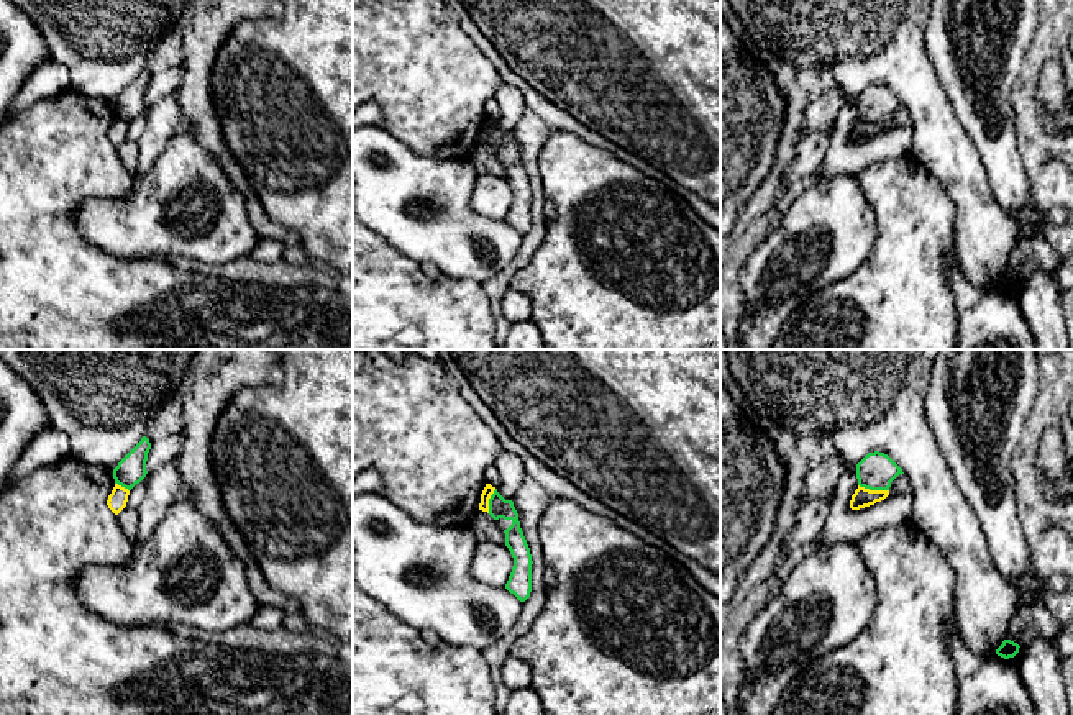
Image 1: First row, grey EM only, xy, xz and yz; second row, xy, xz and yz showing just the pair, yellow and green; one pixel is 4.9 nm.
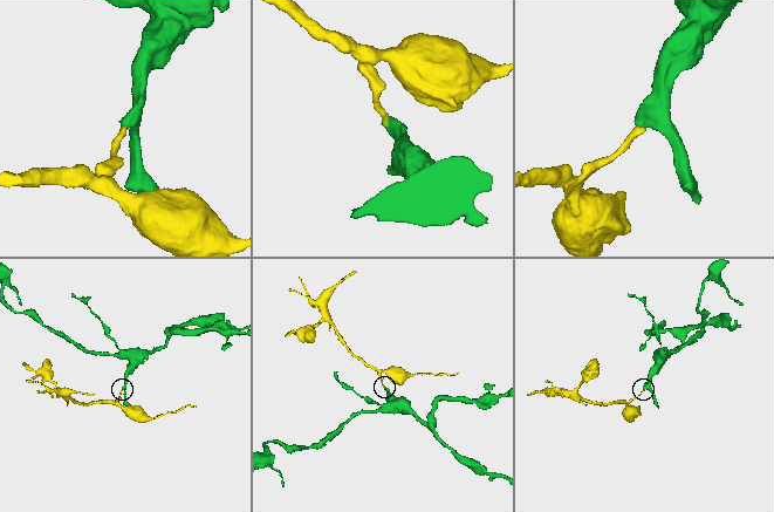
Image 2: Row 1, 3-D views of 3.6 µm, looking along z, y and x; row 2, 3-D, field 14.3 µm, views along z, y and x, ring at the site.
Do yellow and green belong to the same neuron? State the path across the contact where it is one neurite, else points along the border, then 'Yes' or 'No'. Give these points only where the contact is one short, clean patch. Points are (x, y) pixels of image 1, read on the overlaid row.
Boundary: yz (858, 484), (868, 489), (888, 491). No

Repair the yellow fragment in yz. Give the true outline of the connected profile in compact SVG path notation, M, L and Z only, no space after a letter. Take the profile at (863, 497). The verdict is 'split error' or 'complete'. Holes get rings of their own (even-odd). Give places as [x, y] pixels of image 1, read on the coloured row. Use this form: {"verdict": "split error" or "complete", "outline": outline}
{"verdict": "complete", "outline": "M860 487L855 490L850 500L852 510L860 510L870 505L874 505L876 502L884 500L889 495L889 490L870 490L865 487Z"}

